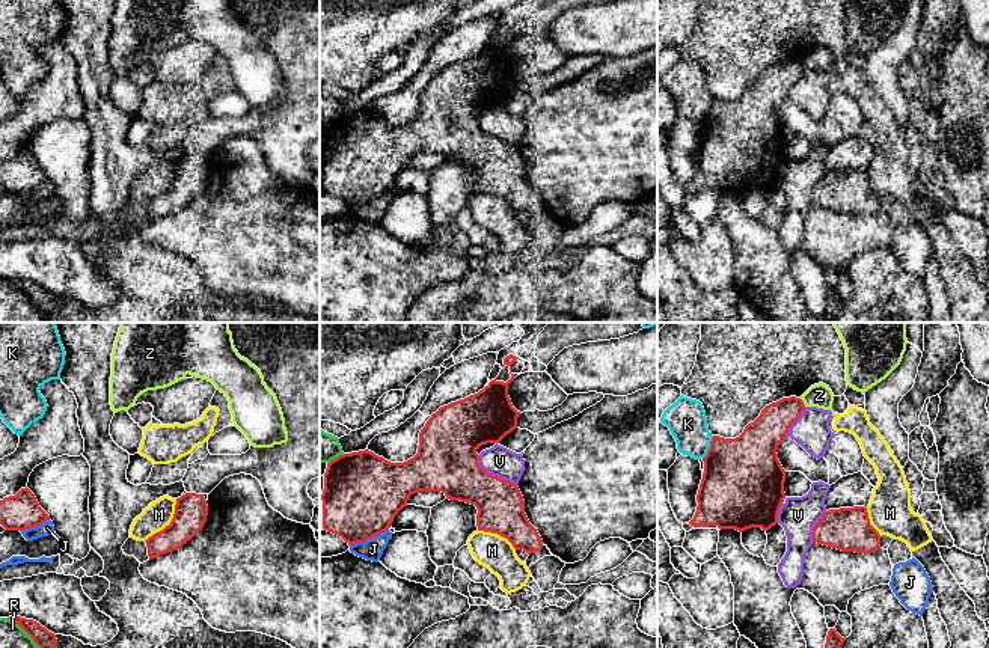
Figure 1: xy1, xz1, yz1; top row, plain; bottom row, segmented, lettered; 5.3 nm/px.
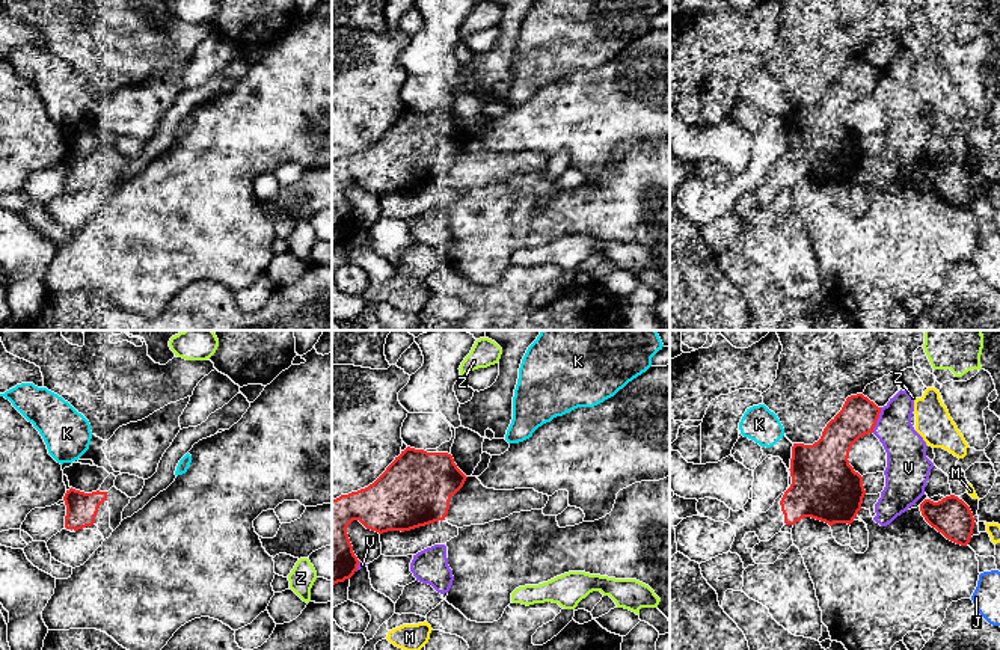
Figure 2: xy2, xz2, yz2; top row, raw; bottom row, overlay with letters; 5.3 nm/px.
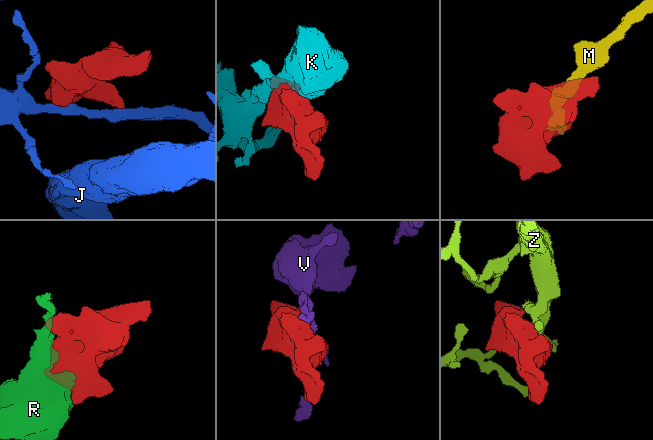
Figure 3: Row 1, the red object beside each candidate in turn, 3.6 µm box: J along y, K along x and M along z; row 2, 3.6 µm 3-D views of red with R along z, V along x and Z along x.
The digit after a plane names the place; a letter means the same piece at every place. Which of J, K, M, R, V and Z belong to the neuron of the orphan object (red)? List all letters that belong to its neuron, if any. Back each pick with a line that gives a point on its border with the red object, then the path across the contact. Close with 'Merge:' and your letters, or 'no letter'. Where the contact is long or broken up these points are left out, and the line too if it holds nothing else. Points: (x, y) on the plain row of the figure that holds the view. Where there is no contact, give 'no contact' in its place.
Merge: no letter

